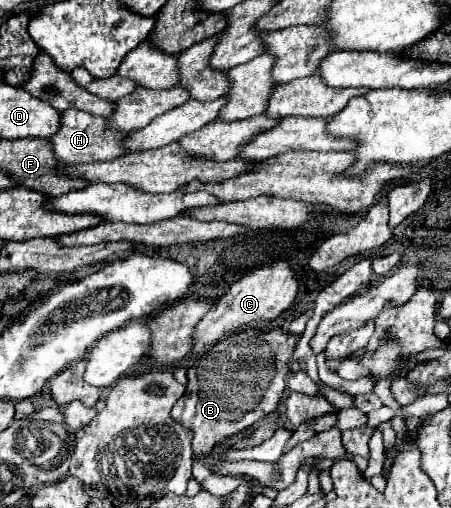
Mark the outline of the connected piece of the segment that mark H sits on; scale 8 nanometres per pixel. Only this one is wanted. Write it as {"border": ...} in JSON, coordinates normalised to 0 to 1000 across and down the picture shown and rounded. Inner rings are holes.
{"border":[[[144,217],[135,220],[135,244],[131,256],[109,272],[118,303],[131,319],[144,323],[184,323],[184,319],[206,319],[206,315],[251,315],[277,295],[268,291],[268,276],[277,272],[277,260],[242,256],[237,240],[228,228],[206,228],[180,217]]]}

